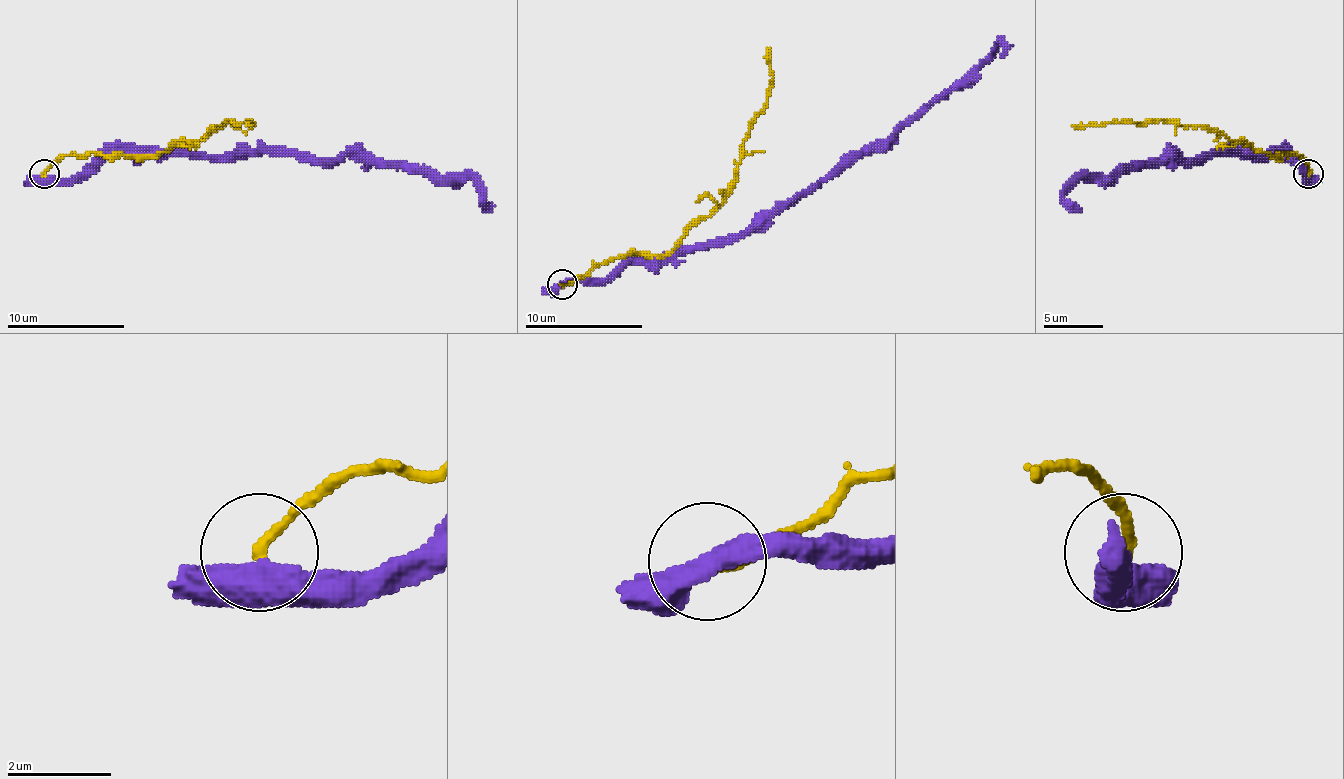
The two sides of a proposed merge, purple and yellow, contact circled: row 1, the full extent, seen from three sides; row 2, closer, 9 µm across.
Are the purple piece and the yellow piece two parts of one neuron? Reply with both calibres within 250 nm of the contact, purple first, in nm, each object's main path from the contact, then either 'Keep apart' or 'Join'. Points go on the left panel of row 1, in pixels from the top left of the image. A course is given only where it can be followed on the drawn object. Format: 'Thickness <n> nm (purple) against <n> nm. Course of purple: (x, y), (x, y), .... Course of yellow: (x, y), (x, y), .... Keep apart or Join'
Thickness 440 nm (purple) against 200 nm. Course of purple: (45, 176), (89, 176), (116, 149), (361, 155), (406, 161), (441, 176), (468, 176), (482, 197), (482, 211). Course of yellow: (45, 173), (66, 155), (169, 152), (231, 120), (255, 126), (249, 126). Keep apart

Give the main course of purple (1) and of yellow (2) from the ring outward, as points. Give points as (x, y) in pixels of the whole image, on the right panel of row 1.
1: (1308, 176), (1303, 179), (1285, 149), (1134, 161), (1110, 176), (1084, 176), (1063, 197), (1081, 211)
2: (1308, 173), (1300, 155), (1255, 152), (1226, 134), (1202, 126), (1146, 120), (1072, 126)

